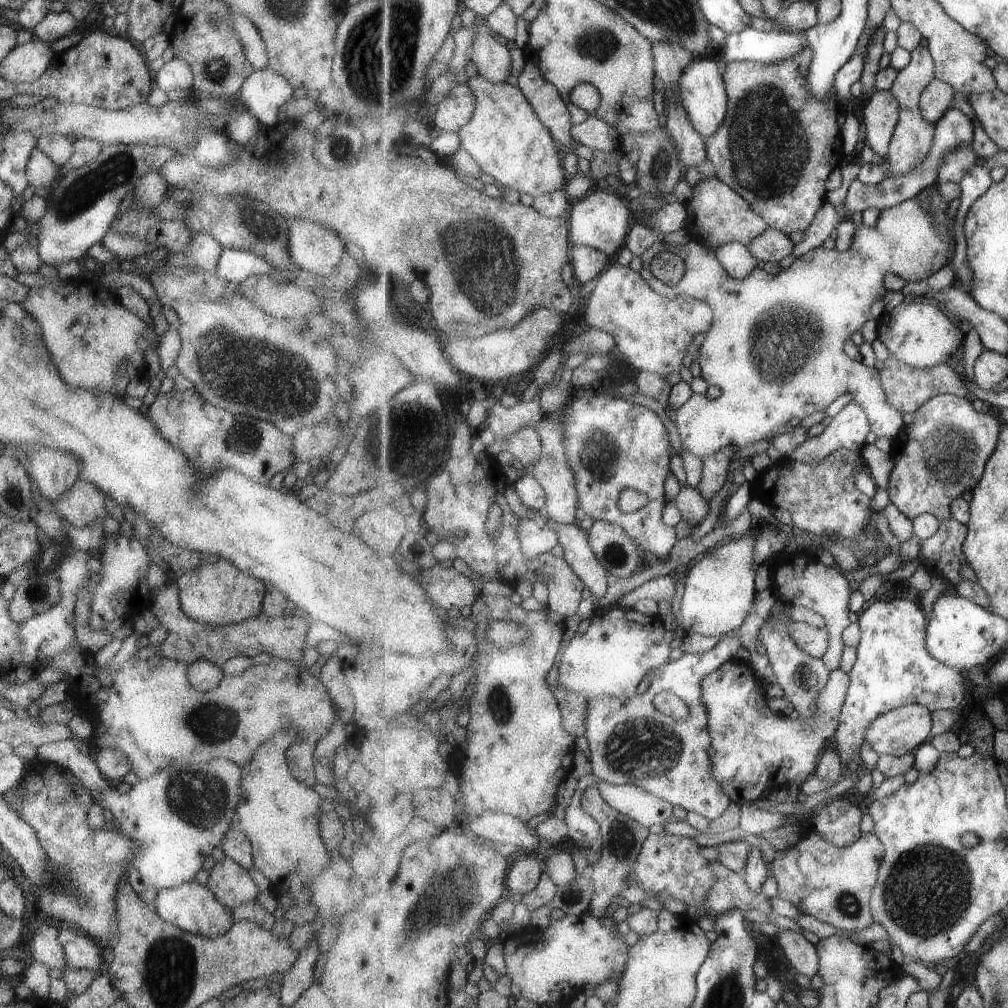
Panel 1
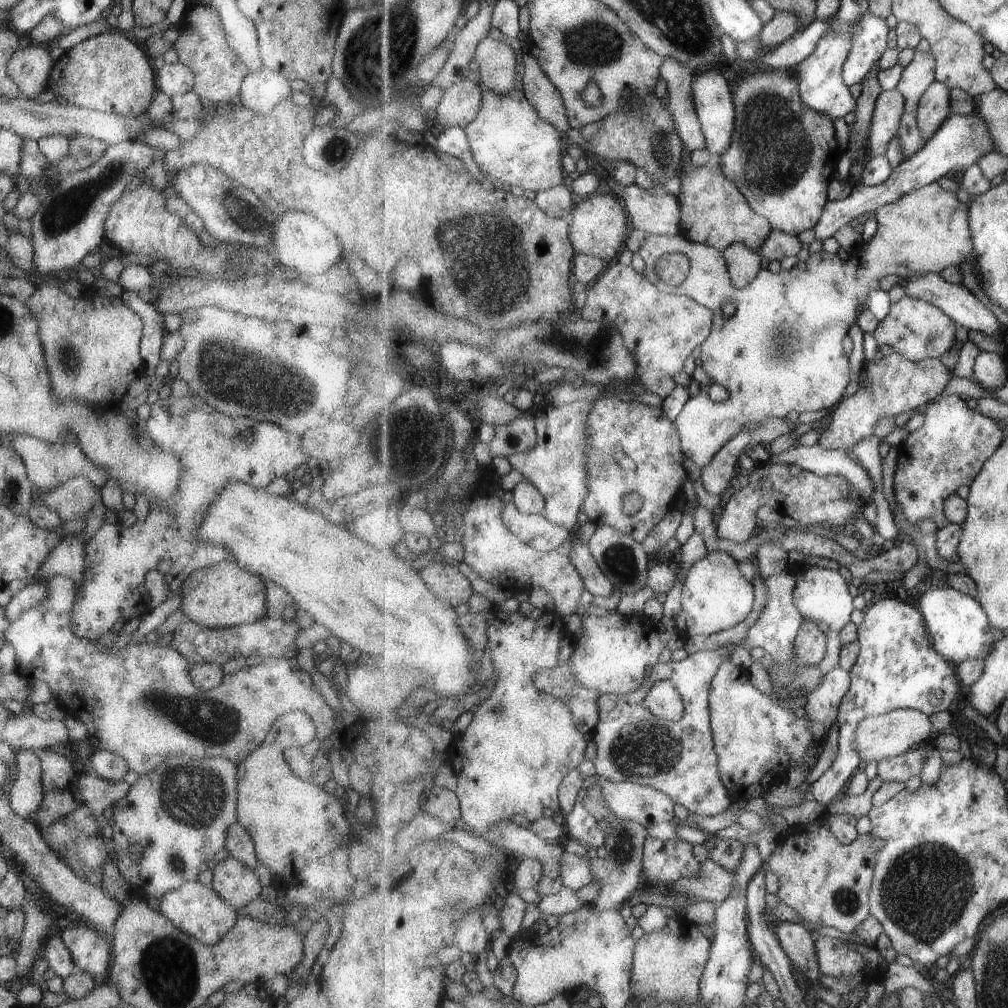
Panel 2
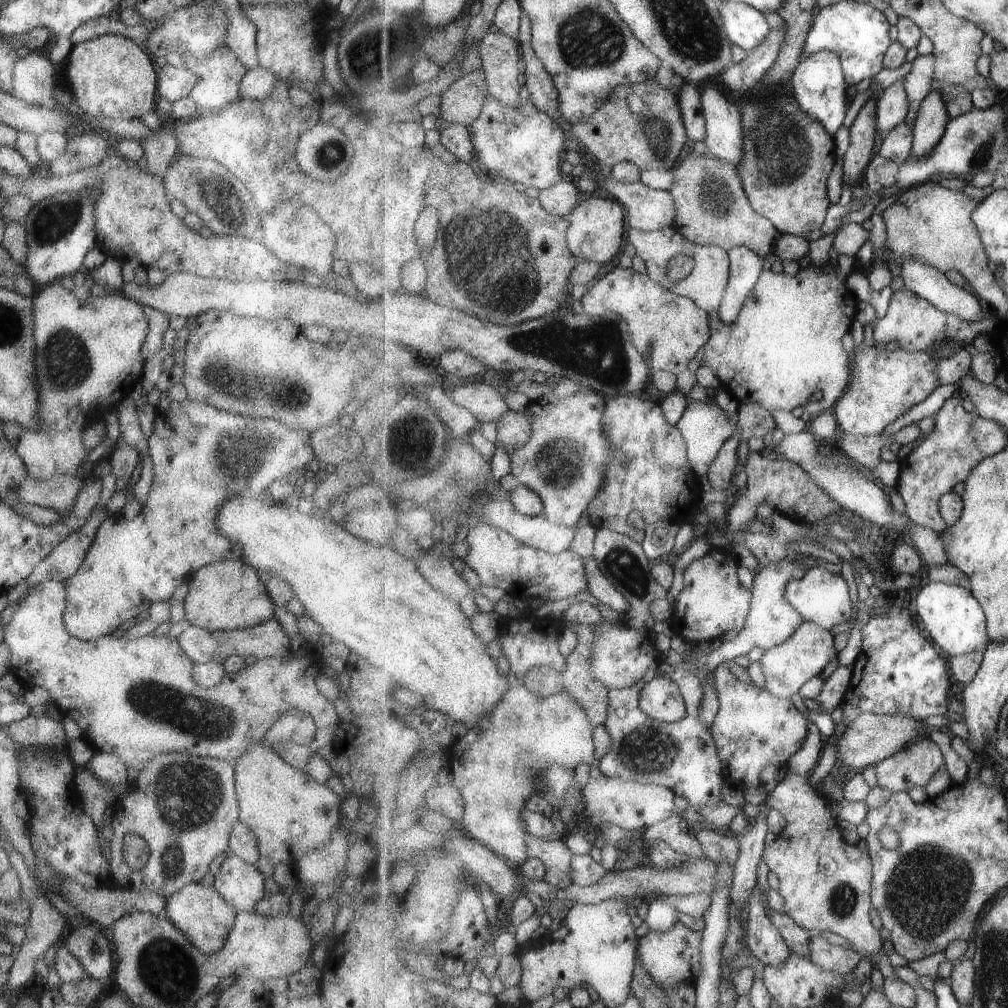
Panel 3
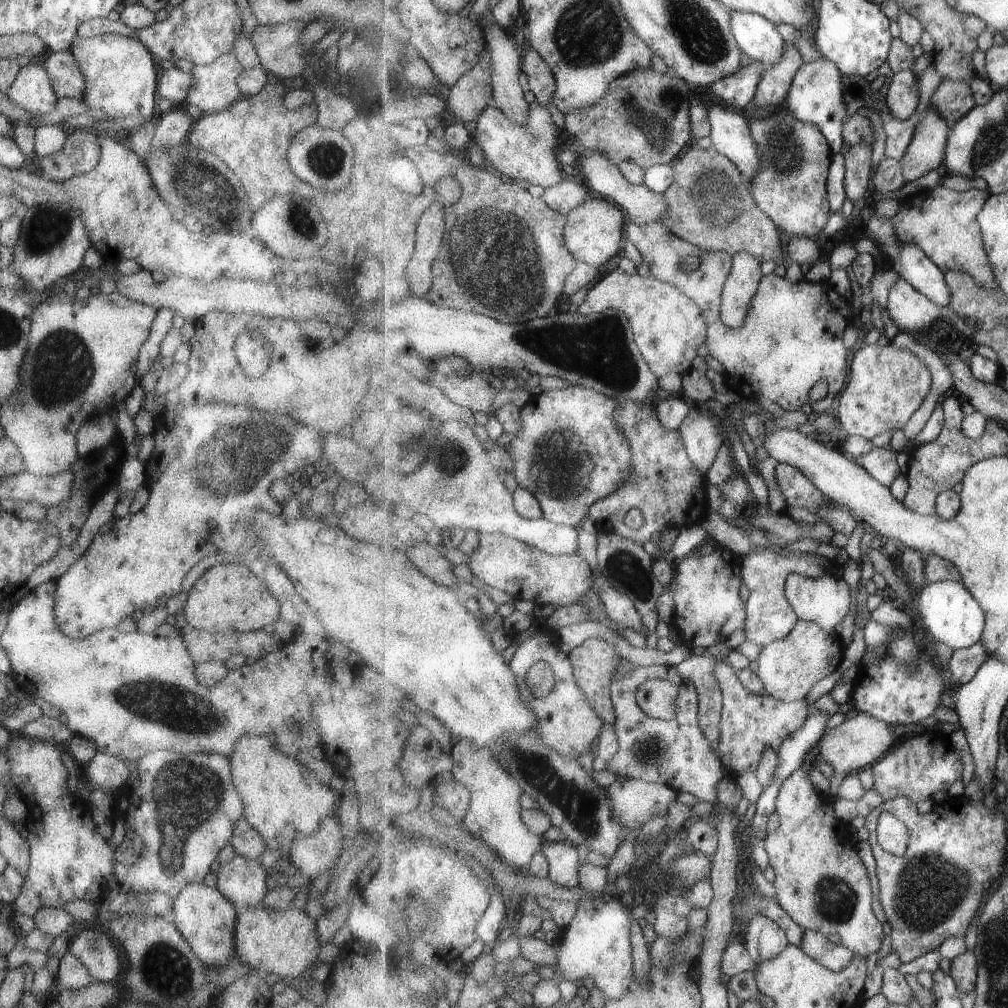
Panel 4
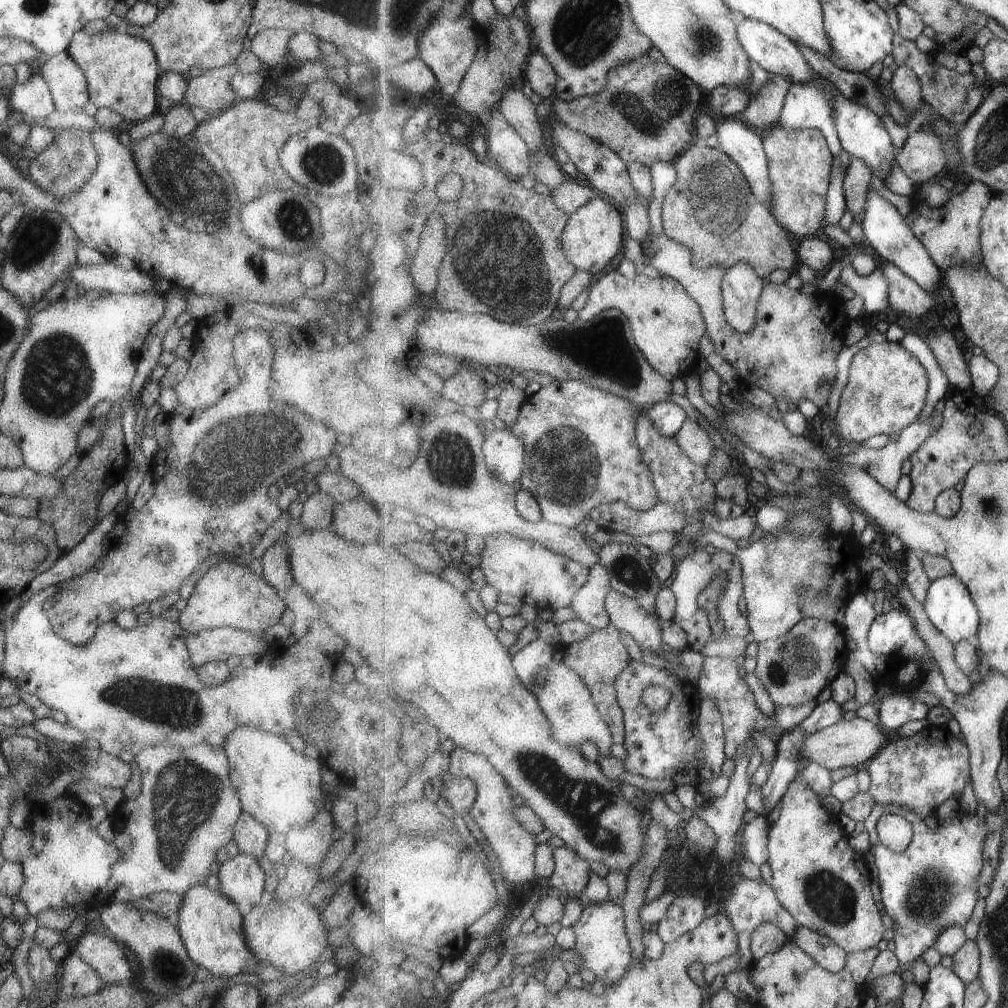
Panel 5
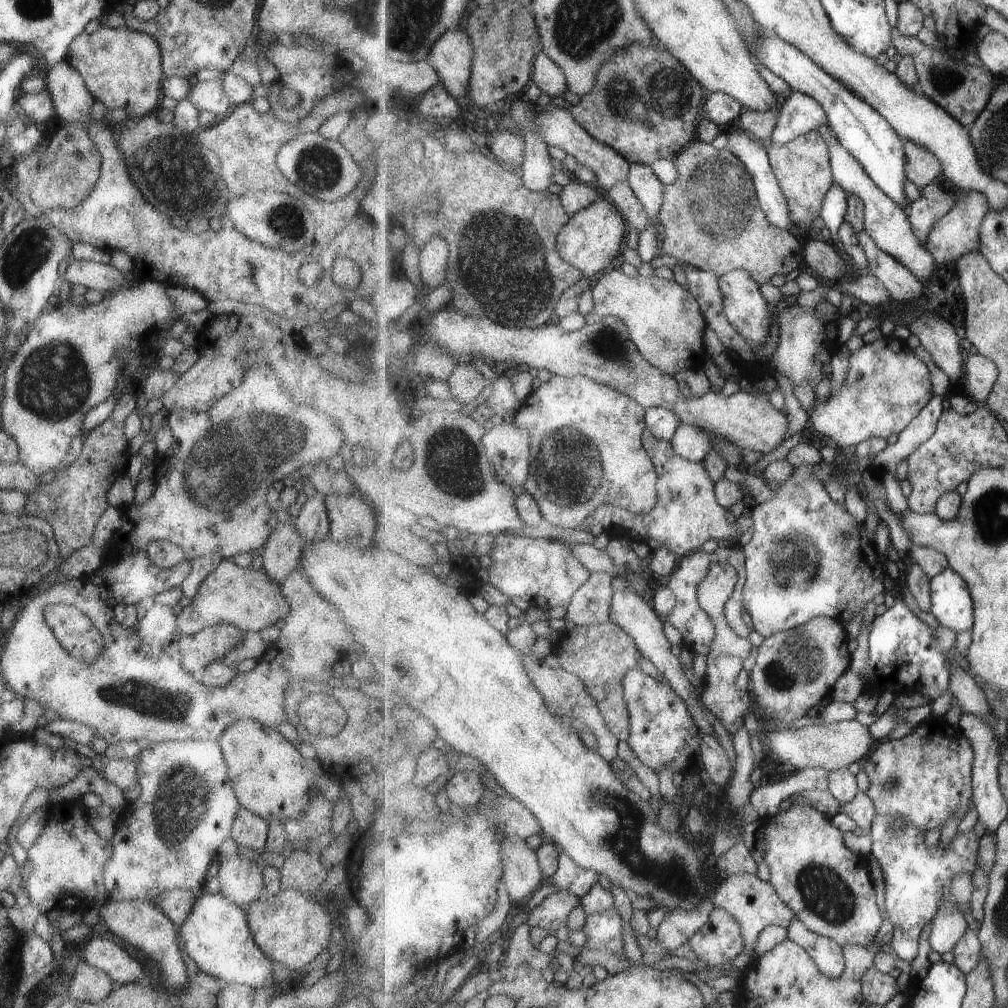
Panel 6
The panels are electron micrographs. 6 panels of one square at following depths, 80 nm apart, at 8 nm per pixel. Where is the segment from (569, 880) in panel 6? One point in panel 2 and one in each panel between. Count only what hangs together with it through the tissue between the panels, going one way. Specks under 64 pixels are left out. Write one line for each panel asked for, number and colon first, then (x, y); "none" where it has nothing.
2: (521, 841)
3: (557, 858)
4: (564, 859)
5: (572, 873)

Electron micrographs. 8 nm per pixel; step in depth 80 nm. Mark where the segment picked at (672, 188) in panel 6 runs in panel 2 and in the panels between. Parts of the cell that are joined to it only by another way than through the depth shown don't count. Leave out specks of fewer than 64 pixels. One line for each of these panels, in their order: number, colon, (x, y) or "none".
2: (715, 212)
3: (713, 208)
4: (711, 205)
5: (712, 209)

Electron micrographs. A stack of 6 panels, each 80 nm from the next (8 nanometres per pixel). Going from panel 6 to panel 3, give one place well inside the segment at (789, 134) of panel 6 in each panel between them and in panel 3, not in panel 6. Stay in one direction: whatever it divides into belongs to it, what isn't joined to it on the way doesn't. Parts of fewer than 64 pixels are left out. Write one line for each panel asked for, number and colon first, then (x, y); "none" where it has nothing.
3: (819, 84)
4: (817, 94)
5: (808, 105)

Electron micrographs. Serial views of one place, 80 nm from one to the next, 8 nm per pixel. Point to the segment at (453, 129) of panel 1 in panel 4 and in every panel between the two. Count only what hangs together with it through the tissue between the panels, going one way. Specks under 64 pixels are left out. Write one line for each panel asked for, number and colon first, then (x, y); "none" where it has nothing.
2: (461, 103)
3: (462, 104)
4: (473, 92)

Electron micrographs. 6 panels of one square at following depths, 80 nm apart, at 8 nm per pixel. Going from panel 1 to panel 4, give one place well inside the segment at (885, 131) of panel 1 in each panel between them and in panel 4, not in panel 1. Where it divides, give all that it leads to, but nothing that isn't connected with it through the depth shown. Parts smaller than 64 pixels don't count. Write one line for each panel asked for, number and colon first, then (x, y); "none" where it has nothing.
2: (890, 106)
3: (893, 105)
4: (901, 94)

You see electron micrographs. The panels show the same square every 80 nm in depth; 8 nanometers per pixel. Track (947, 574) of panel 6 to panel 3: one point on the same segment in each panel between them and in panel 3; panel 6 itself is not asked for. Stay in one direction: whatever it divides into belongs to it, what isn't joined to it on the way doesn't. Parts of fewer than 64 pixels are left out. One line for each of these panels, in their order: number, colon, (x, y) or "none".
3: (955, 619)
4: (954, 617)
5: (949, 604)

